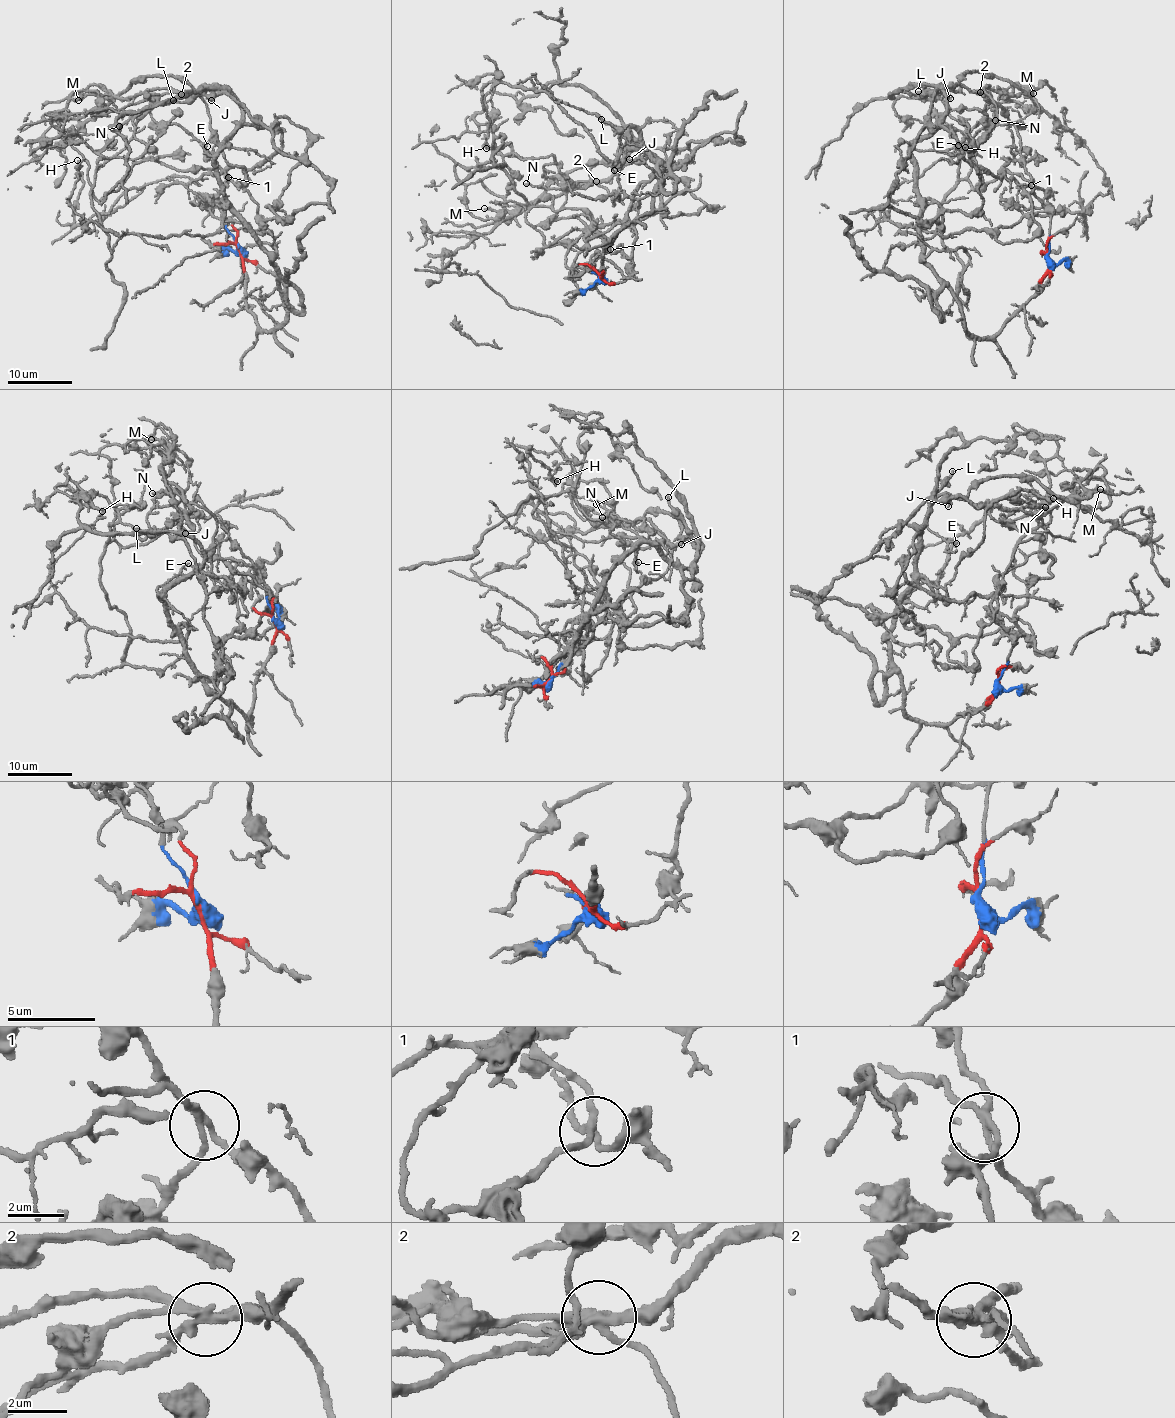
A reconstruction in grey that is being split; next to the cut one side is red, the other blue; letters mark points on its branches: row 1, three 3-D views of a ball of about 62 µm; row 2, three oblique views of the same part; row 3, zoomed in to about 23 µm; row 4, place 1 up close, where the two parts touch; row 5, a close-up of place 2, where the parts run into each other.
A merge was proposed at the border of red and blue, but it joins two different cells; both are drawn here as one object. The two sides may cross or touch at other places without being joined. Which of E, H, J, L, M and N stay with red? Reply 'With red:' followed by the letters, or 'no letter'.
With red: E, H, J, L, N

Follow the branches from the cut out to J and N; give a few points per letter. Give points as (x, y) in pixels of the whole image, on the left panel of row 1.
J: (238, 248), (244, 303), (271, 331), (286, 315), (274, 262), (215, 156), (242, 106), (211, 100)
N: (238, 248), (271, 331), (274, 262), (218, 175), (232, 97), (200, 85), (118, 126)

